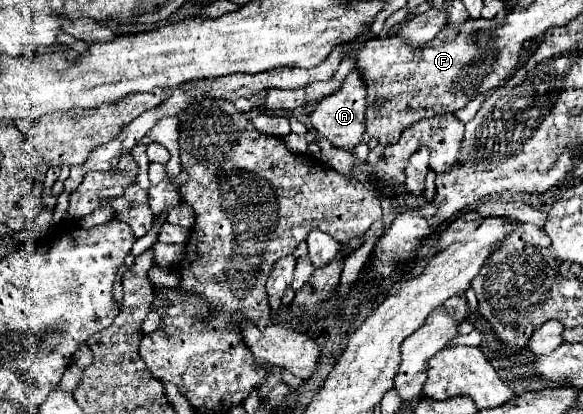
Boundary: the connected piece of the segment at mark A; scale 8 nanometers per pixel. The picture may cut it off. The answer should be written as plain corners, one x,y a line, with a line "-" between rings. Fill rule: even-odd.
351,71
341,87
315,107
311,113
311,125
337,149
353,151
361,143
365,133
365,83
361,83
361,75
357,75
357,71

